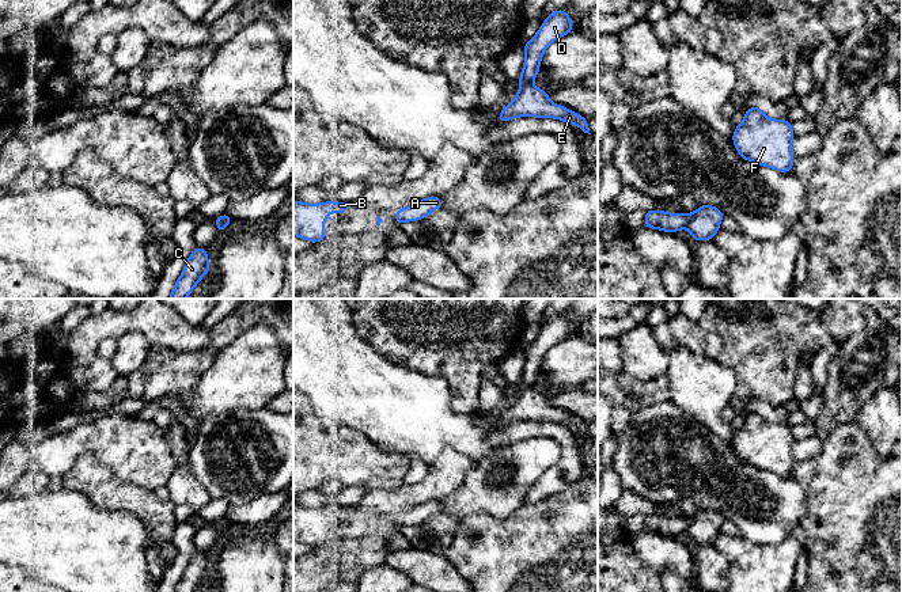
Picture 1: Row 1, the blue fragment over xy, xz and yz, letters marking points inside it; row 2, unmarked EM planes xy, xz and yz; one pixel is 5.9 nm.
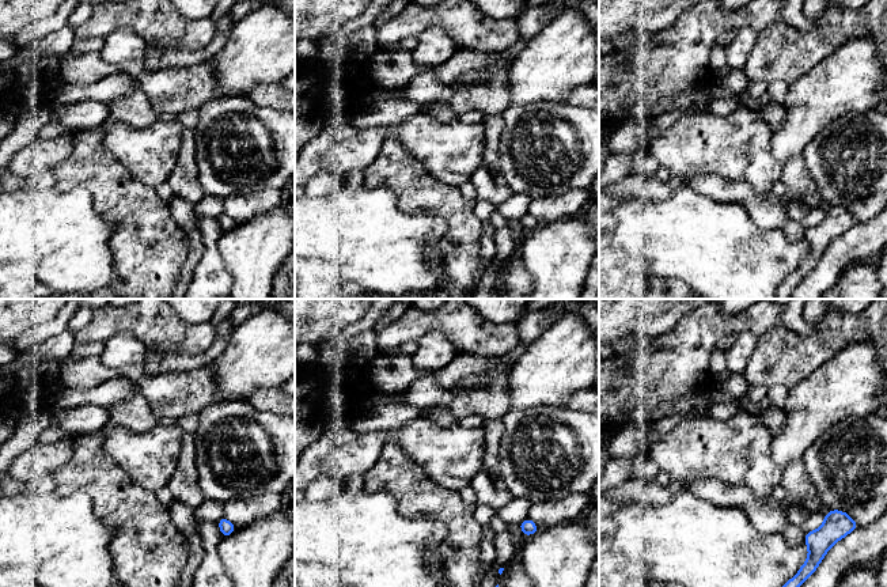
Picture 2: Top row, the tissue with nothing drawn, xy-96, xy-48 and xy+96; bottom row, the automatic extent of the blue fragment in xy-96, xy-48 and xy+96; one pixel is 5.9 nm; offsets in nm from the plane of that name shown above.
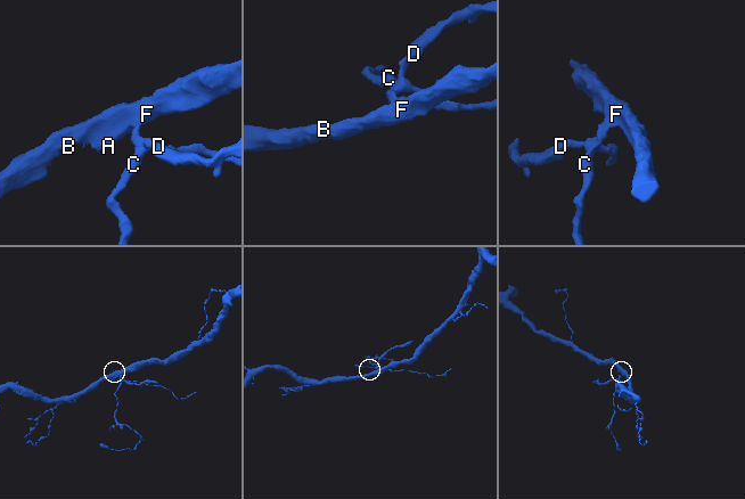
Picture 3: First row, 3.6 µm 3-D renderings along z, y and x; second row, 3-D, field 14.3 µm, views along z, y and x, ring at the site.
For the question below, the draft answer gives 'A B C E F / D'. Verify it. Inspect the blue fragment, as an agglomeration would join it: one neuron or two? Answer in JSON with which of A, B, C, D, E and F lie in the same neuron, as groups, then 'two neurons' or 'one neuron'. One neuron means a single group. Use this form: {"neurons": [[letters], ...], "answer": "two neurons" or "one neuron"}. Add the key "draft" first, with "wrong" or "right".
{"draft": "right", "neurons": [["A", "B", "C", "E", "F"], ["D"]], "answer": "two neurons"}

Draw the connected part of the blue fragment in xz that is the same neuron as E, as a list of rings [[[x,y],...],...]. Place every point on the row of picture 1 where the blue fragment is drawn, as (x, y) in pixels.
[[[533,84],[519,87],[518,95],[508,103],[497,119],[507,122],[516,117],[557,118],[577,125],[584,133],[590,133],[587,118],[549,100],[549,94]]]

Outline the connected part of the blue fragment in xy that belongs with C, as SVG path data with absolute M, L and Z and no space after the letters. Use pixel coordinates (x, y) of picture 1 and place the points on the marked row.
M196 247L186 261L183 272L177 280L168 299L186 299L208 273L209 267L206 248Z

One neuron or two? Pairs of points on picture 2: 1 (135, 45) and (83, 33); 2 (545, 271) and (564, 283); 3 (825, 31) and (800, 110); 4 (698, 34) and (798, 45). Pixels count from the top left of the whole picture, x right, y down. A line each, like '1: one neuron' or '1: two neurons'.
1: two neurons
2: one neuron
3: two neurons
4: two neurons

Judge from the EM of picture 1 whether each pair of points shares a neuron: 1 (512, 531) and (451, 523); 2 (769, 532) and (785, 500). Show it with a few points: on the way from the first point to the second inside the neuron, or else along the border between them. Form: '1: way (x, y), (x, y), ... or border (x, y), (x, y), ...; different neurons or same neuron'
1: border (462, 520), (451, 545), (443, 553); different neurons
2: way (774, 524), (780, 508); same neuron

